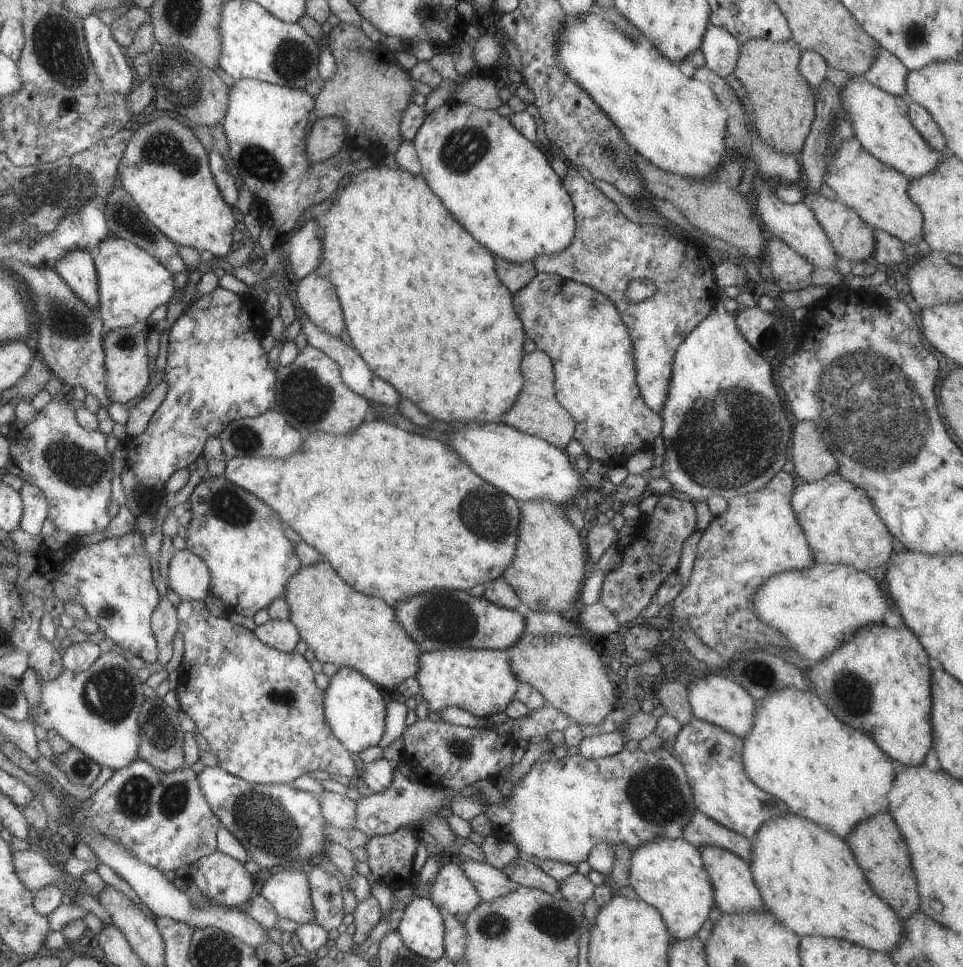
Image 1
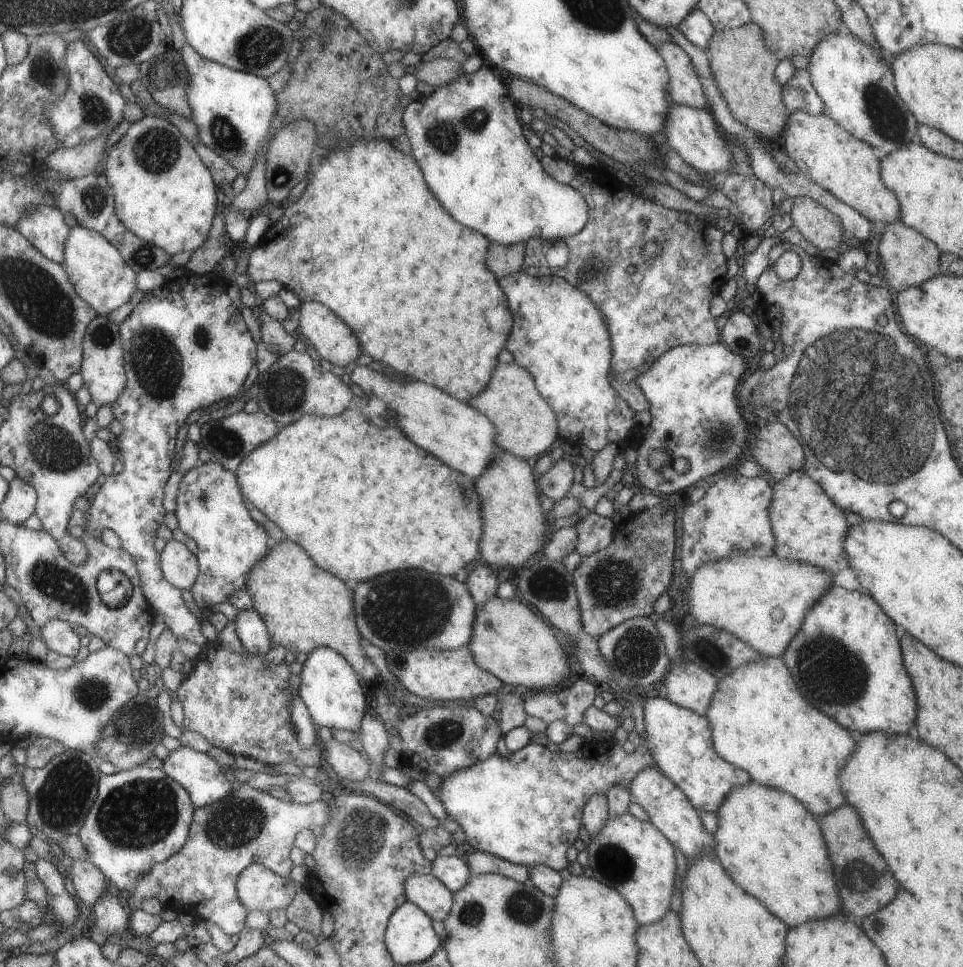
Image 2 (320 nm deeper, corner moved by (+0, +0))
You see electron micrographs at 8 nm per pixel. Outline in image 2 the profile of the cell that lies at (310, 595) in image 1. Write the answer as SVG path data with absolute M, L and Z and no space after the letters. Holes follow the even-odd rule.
M288 538L269 547L265 556L248 569L243 590L248 592L272 644L303 654L318 646L329 647L345 659L361 682L377 678L377 669L363 653L363 638L354 621L347 584L319 568L303 548Z

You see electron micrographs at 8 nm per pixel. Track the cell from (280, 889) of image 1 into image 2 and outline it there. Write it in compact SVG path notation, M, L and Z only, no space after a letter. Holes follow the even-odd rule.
M253 863L239 871L235 881L236 896L249 910L283 910L293 900L293 882L275 874L262 864Z

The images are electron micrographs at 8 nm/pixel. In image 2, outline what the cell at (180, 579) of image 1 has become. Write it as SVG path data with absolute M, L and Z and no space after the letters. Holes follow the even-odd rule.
M172 538L160 552L160 569L171 586L188 590L197 576L198 562L184 543Z

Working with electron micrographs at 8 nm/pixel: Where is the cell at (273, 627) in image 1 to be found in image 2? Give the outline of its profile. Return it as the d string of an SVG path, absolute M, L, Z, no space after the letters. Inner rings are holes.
M239 609L232 621L235 634L250 655L264 655L271 648L272 640L255 609Z

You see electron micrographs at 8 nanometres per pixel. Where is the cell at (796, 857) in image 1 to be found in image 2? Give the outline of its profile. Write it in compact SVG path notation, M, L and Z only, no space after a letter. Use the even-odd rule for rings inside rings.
M753 780L729 789L715 814L717 830L711 835L714 853L729 878L747 894L757 898L782 923L794 927L803 921L822 919L841 913L835 894L835 880L827 860L825 842L821 838L817 818L803 804L779 789L763 786Z

